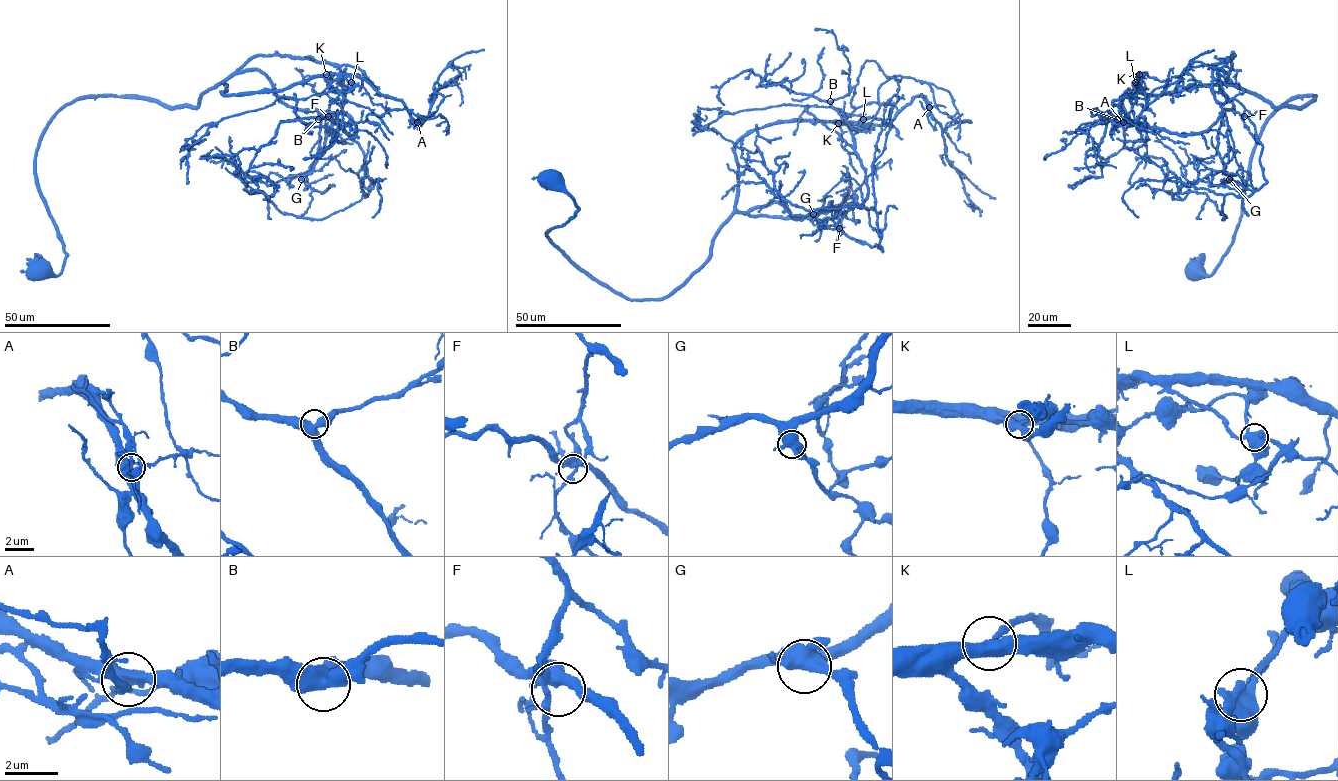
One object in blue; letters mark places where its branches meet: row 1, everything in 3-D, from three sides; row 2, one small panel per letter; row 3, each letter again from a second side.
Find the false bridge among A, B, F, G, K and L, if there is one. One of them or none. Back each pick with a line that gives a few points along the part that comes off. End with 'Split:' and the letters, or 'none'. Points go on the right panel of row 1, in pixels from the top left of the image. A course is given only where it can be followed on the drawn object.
L: (1135, 82), (1139, 76), (1136, 90), (1138, 98)
Split: L

